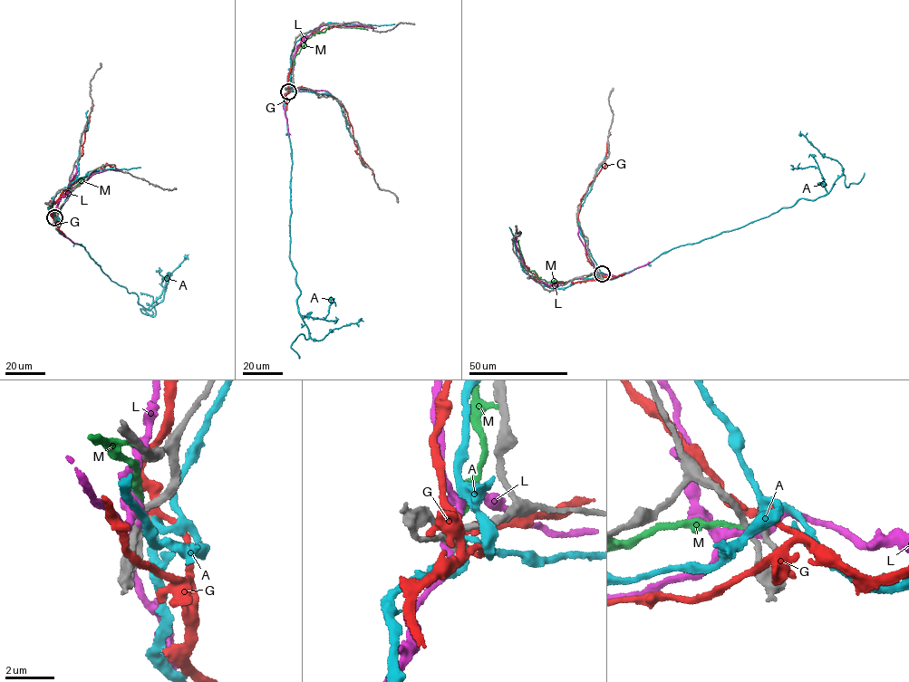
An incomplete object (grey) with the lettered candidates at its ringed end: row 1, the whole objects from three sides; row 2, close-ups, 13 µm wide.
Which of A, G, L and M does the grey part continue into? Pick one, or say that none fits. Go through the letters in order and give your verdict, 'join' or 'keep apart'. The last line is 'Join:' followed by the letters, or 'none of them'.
A: keep apart
G: keep apart
L: keep apart
M: keep apart
Join: none of them

